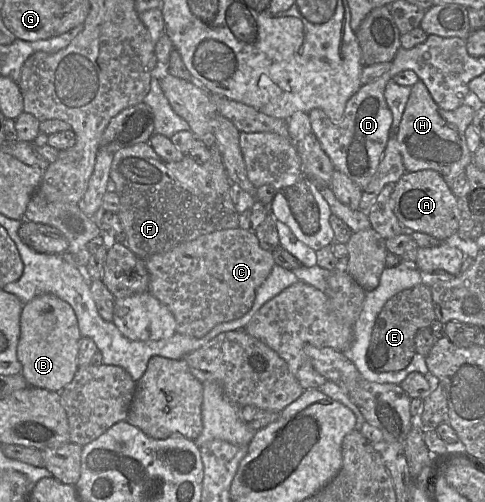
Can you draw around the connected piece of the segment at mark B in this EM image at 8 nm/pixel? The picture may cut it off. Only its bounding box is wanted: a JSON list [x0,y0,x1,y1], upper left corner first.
[16,294,81,392]

